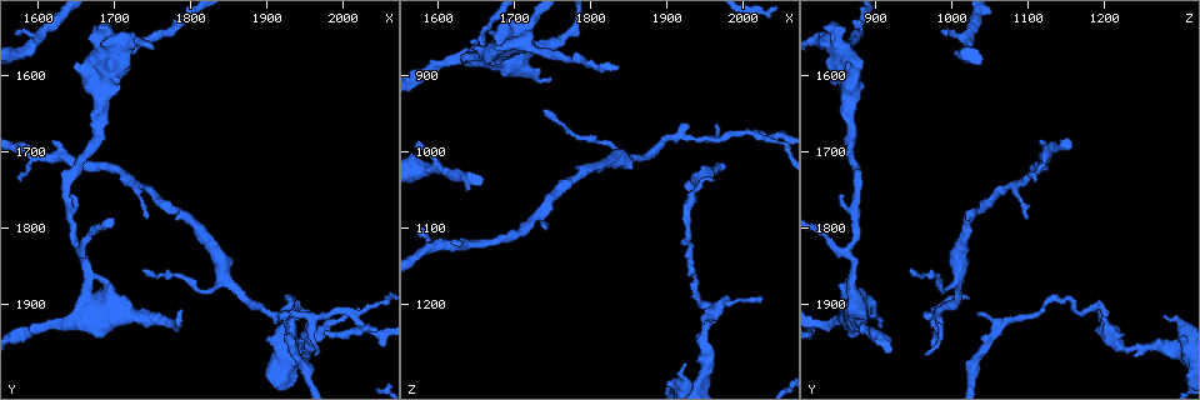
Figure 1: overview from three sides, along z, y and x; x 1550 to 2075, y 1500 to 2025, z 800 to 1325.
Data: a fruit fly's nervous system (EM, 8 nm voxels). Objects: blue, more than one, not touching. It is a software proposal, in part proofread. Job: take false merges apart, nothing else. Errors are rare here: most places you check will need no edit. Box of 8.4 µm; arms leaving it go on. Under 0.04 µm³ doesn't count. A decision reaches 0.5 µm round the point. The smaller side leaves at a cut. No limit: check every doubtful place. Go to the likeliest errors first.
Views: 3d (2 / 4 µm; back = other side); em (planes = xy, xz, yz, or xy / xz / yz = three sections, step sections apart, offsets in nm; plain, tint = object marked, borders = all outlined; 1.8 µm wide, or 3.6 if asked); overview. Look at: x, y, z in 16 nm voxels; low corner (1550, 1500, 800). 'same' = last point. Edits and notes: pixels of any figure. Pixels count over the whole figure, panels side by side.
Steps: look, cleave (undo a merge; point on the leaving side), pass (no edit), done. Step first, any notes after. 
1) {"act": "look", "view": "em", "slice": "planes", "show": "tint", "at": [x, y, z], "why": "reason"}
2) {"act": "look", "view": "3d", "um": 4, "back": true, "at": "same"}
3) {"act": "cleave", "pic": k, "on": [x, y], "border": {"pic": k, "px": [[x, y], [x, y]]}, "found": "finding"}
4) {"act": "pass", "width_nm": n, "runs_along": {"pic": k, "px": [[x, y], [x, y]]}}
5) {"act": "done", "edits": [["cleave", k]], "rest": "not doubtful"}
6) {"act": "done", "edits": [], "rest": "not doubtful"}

{"act": "look", "view": "em", "slice": "xz", "step": 16, "show": "tint", "at": [1950, 1955, 1235], "why": "sudden change in width"}

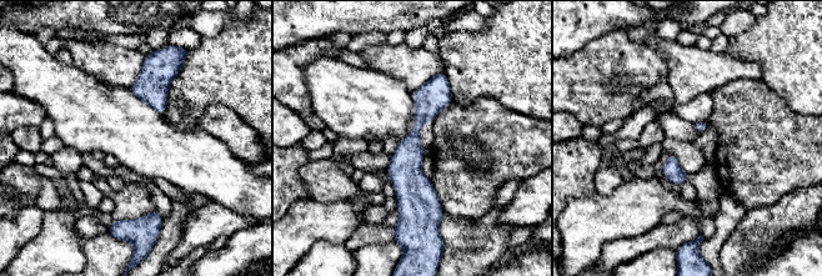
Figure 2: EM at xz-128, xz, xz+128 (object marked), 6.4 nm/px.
{"act": "pass", "width_nm": 60, "runs_along": {"pic": 2, "px": [[442, 76], [414, 133], [406, 215]]}, "found": "all the same neuron"}

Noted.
{"act": "look", "view": "em", "slice": "planes", "show": "tint", "at": [1925, 1890, 1130], "why": "sharp bend"}

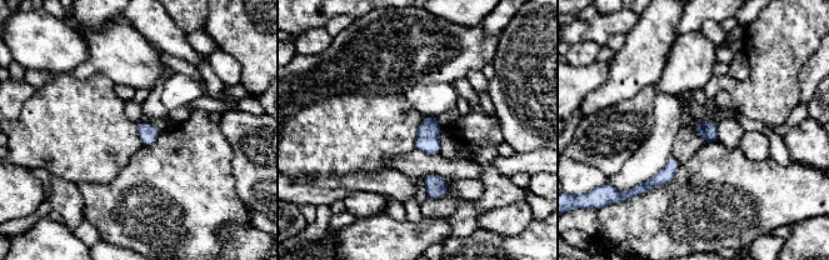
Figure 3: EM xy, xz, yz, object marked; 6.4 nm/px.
{"act": "pass", "found": "all the same neuron"}

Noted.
{"act": "look", "view": "em", "um": 3.6, "slice": "planes", "show": "tint", "at": [1705, 1575, 855], "why": "three-way junction"}

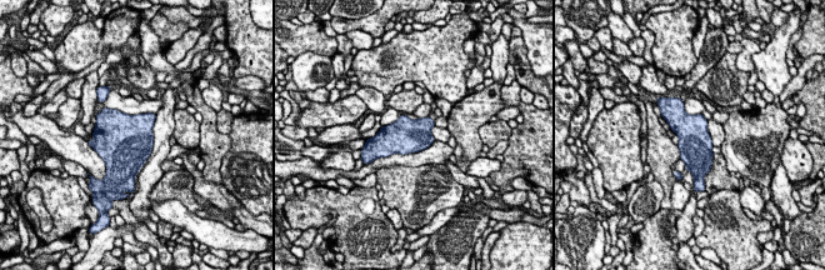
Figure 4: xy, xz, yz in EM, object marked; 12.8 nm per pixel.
{"act": "pass", "width_nm": 420, "found": "one neuron here"}

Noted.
{"act": "done", "edits": [], "rest": "not doubtful"}

